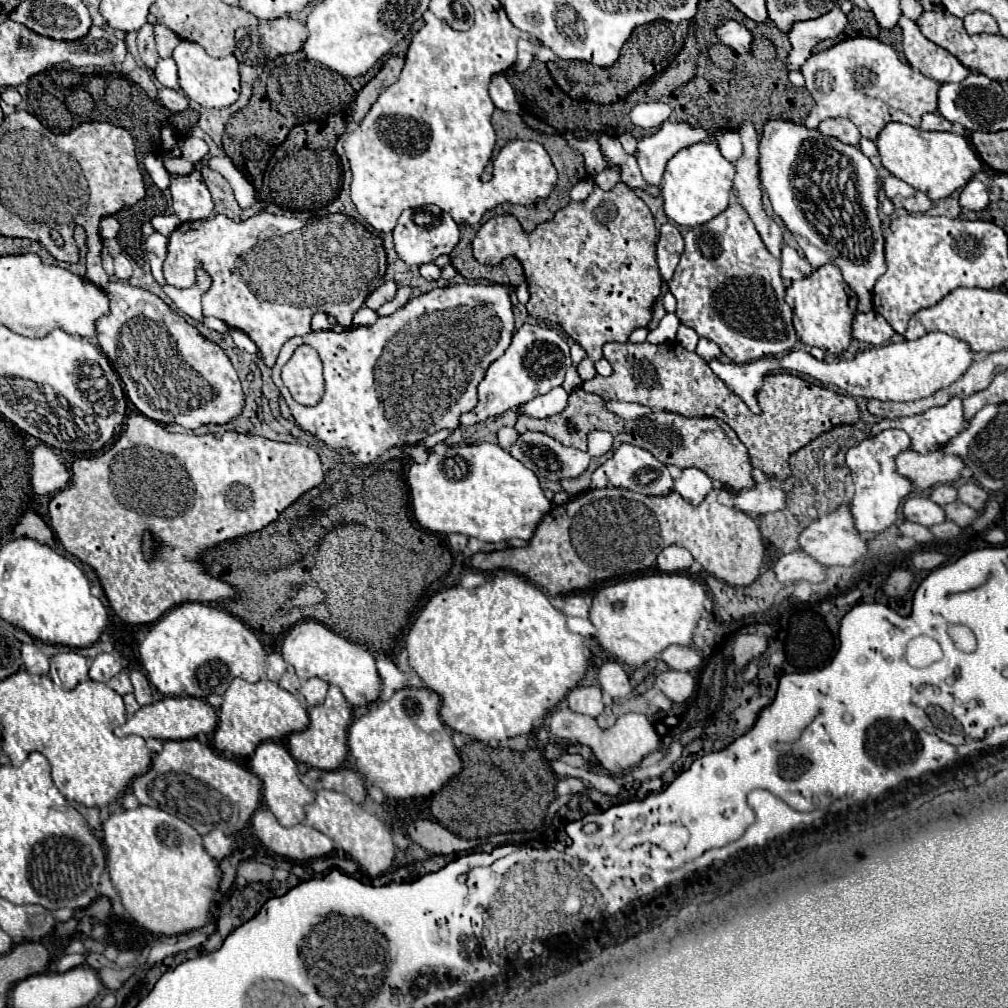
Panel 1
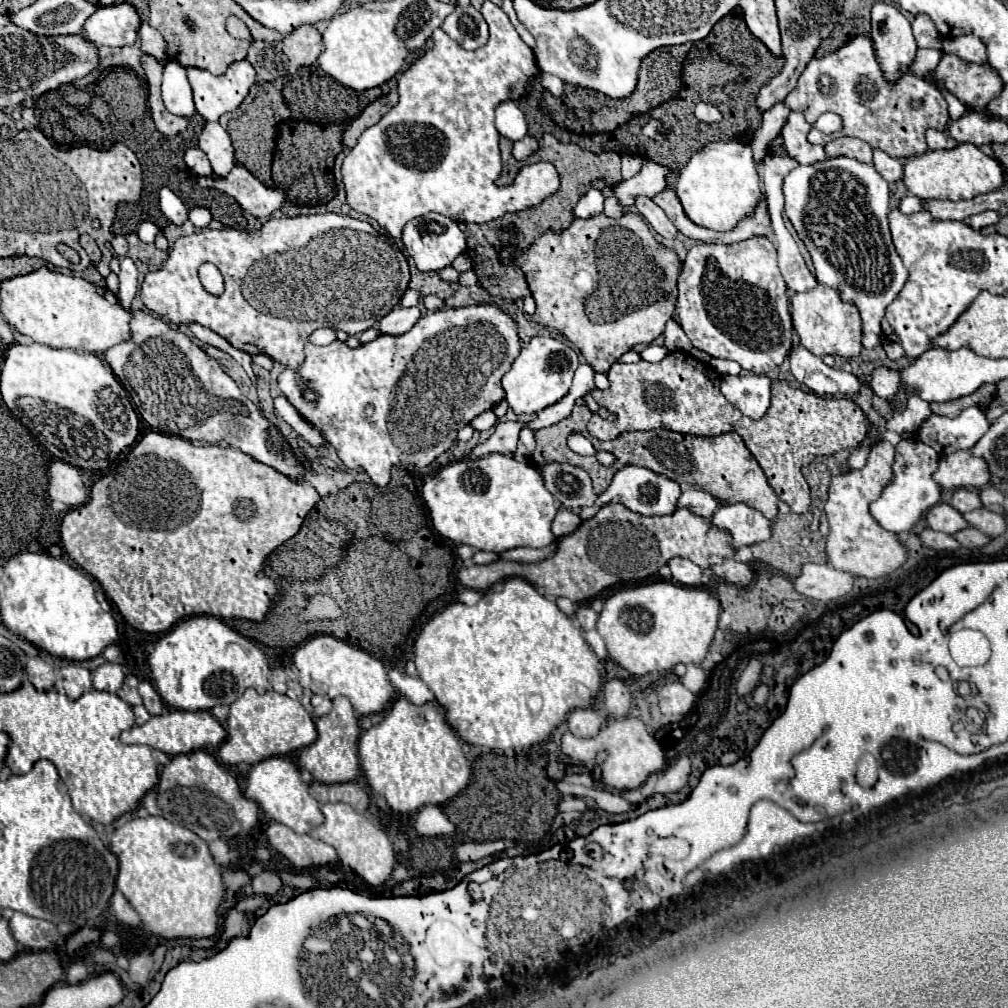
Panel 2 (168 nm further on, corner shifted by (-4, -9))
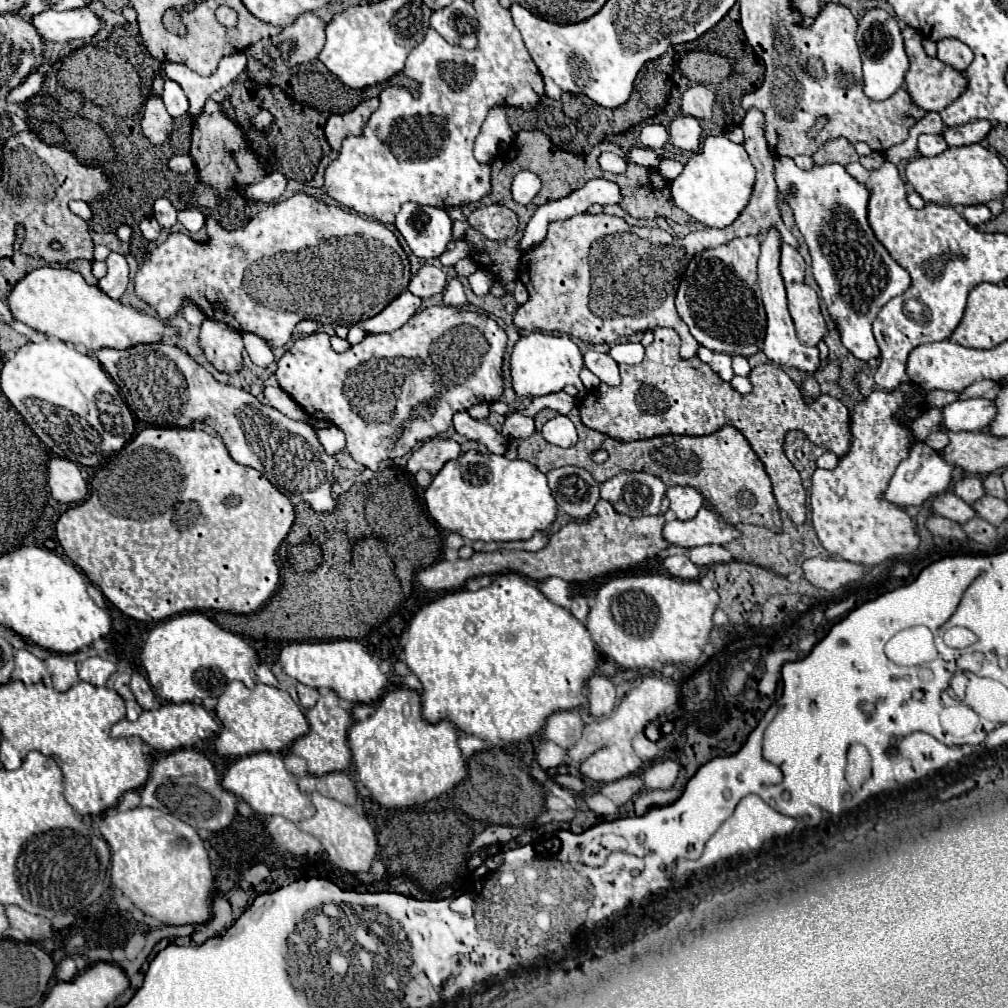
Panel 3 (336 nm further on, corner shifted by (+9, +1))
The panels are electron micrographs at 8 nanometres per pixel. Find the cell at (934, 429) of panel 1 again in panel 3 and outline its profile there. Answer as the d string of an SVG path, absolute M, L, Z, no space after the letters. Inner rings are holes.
M990 399L954 401L942 409L942 427L948 431L982 431L994 419L994 403Z

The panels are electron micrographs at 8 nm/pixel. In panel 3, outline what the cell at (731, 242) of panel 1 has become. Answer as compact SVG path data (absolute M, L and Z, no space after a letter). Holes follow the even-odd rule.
M738 237L726 245L704 249L694 255L690 265L686 267L684 277L680 279L680 287L676 291L676 311L682 321L688 325L690 335L710 351L720 351L728 355L750 357L762 349L766 337L766 311L762 303L762 293L758 285L758 257L760 257L760 241L756 237Z

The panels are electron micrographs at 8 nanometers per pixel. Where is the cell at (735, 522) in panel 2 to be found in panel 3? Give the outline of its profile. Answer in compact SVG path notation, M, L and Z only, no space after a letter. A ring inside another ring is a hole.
M702 507L694 519L668 521L662 535L672 545L700 547L700 545L726 545L738 539L742 533L734 525L728 525L716 509Z

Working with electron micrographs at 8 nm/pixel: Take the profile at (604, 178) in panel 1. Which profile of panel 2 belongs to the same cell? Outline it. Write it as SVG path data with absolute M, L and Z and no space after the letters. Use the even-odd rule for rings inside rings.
M605 191L605 195L607 195L607 203L605 203L605 215L607 217L613 217L613 219L619 219L621 215L623 215L623 209L621 209L621 205L617 203L617 199L611 195L611 191Z

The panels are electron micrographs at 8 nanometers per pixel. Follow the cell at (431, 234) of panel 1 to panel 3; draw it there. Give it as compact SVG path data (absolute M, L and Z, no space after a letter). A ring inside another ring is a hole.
M404 203L394 221L396 229L420 259L440 257L452 243L452 221L444 209Z

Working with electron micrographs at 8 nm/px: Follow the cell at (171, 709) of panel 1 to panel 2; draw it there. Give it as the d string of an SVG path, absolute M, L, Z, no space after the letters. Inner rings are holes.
M143 705L133 707L135 723L131 729L121 733L123 743L145 743L153 749L159 749L167 755L181 755L197 749L205 749L209 745L221 745L225 741L225 729L209 711L165 711L163 715L151 717Z

